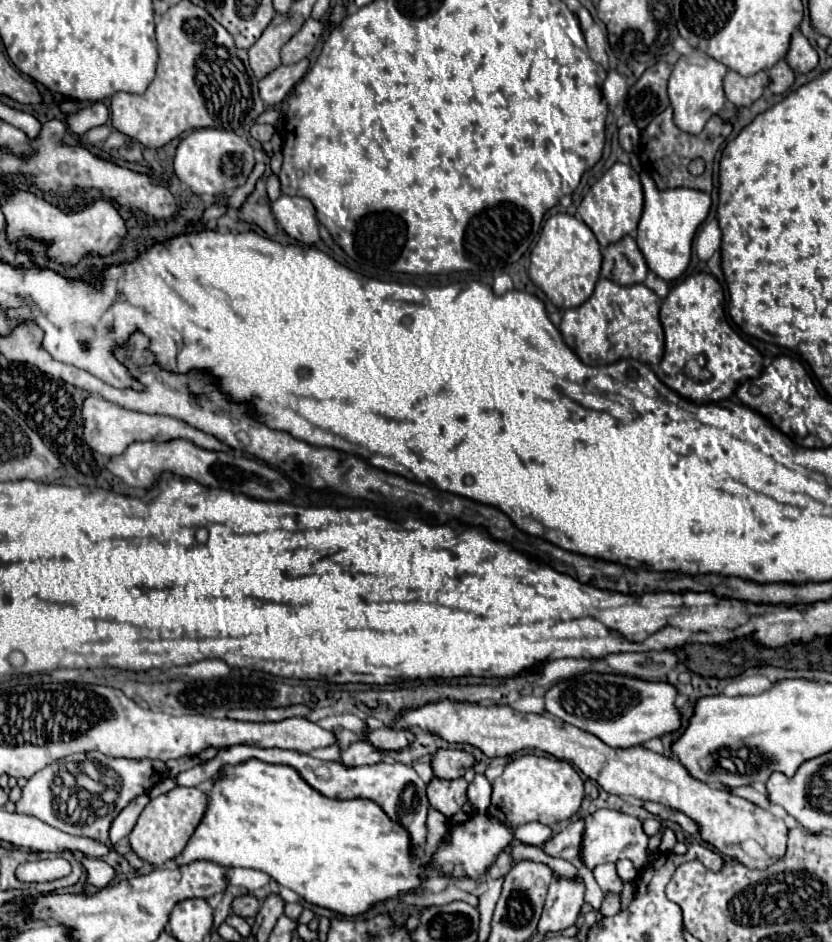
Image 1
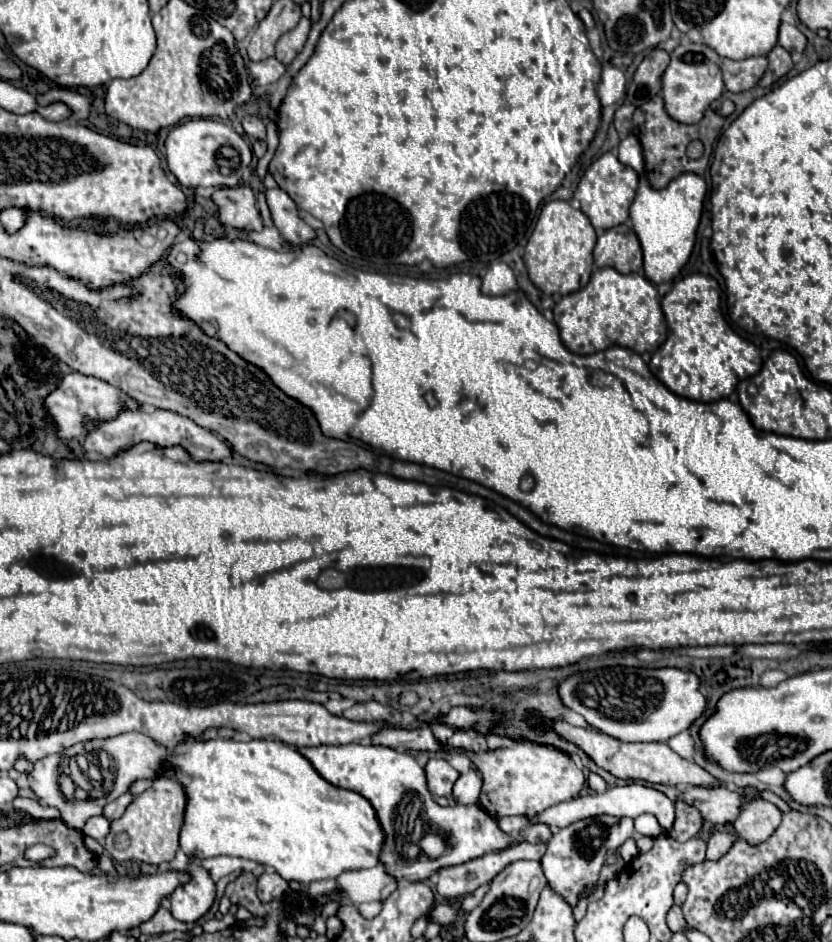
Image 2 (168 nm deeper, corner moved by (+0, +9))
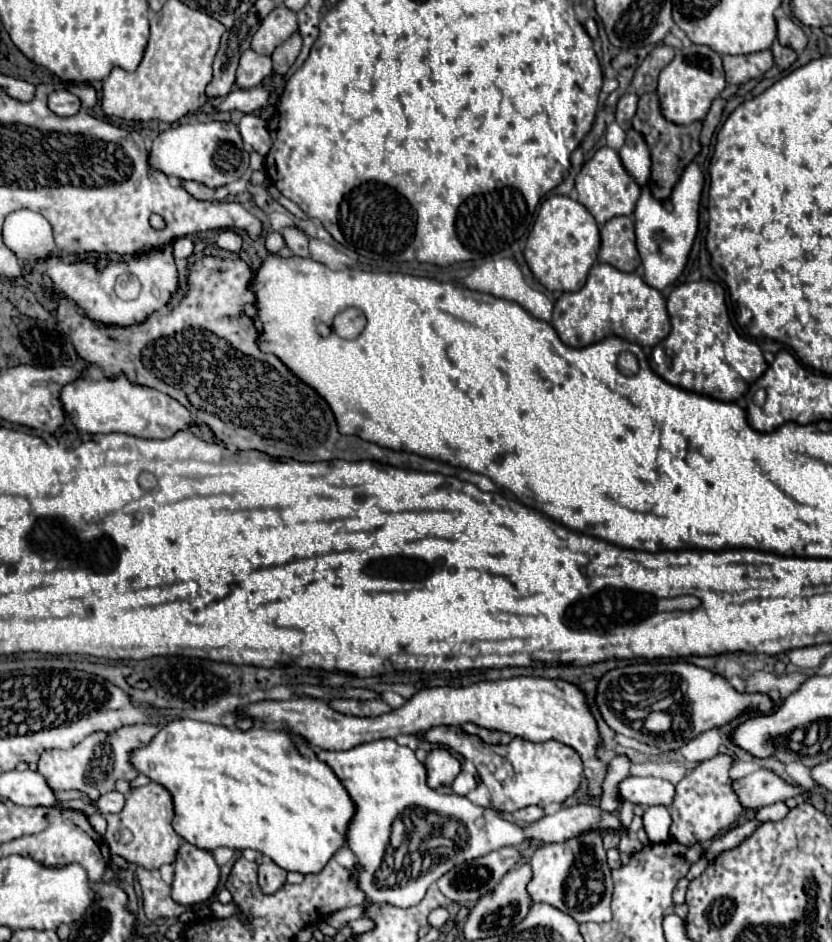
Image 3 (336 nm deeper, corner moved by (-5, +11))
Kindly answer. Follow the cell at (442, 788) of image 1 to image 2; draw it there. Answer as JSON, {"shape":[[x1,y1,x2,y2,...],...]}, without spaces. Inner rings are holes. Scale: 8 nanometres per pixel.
{"shape":[[432,758,426,766,426,778,428,778,428,788,434,796,444,796,452,798,452,786,460,774,440,758]]}

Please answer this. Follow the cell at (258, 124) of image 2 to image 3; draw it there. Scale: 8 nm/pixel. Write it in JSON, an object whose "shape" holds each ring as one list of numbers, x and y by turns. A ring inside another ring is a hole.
{"shape":[[245,114,239,122,239,132,243,136,243,142,249,144,257,154,267,156,271,148,271,138,267,130,267,122,255,114]]}

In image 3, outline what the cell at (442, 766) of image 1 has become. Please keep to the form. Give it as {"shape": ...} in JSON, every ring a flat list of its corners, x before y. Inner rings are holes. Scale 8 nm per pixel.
{"shape":[[463,724,463,730,469,732,469,734,475,734,479,736,483,742,487,744,509,744,513,740,513,736,505,734,505,732,497,732,497,730,487,730,487,728,481,728,477,724]]}

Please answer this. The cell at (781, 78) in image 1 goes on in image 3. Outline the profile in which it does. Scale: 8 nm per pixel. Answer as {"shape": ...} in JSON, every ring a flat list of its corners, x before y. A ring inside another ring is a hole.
{"shape":[[775,42,775,44,771,46,771,50,773,50,773,56,775,56,775,66,777,66,779,70,787,70,787,68,797,60,795,50,793,50,793,48,787,48,787,46,781,46,779,42]]}

